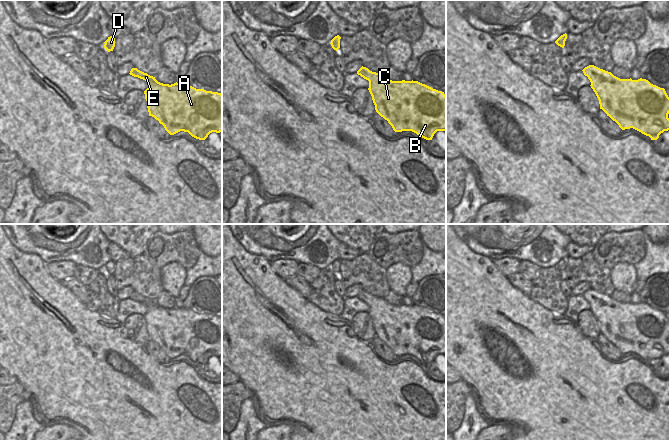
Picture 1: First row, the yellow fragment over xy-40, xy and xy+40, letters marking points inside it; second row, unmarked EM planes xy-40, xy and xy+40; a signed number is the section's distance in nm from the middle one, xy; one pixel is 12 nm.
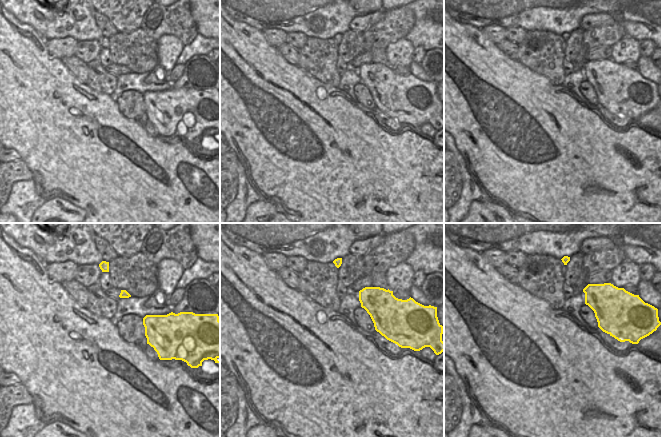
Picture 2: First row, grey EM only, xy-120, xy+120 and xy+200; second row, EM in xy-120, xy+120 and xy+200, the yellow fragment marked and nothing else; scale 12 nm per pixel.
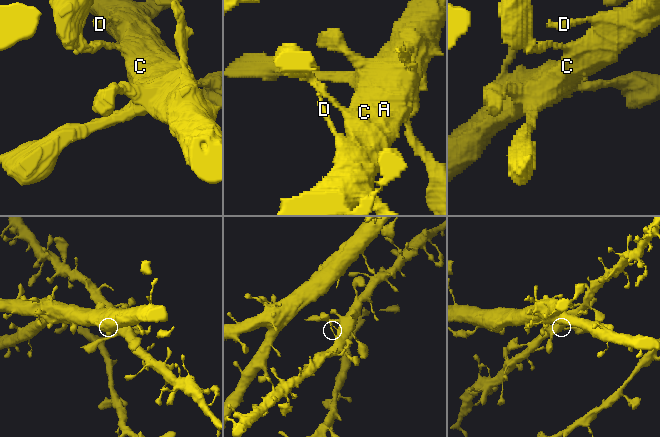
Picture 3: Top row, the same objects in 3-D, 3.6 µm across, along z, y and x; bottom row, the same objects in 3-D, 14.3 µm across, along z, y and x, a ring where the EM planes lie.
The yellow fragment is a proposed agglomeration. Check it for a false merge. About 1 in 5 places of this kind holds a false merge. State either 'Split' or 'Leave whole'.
Leave whole.

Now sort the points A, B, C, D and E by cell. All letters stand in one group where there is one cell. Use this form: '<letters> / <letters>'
A B C D E

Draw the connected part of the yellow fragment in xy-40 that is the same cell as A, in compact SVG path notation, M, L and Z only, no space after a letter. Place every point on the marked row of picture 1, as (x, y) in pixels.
M132 68L130 75L145 80L148 88L144 91L149 116L159 121L170 134L180 131L188 132L192 137L205 140L212 132L222 132L222 94L218 92L196 89L181 83L163 84L155 77Z

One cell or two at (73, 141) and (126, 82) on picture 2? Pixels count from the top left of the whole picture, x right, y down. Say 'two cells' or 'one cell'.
two cells

